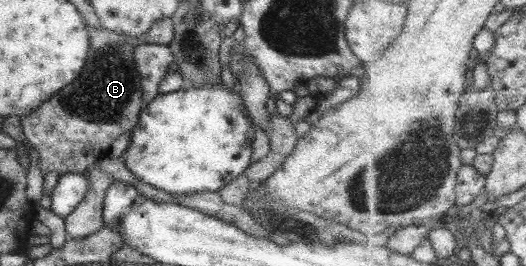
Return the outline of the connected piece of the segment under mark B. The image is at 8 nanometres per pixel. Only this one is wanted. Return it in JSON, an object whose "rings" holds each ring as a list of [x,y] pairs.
{"rings":[[[170,18],[154,21],[138,38],[93,26],[85,25],[85,29],[89,49],[83,71],[47,103],[20,117],[25,141],[37,154],[41,175],[51,171],[58,176],[83,173],[87,166],[109,154],[111,143],[136,125],[143,107],[139,75],[132,58],[134,49],[141,44],[167,46],[174,34]]]}

